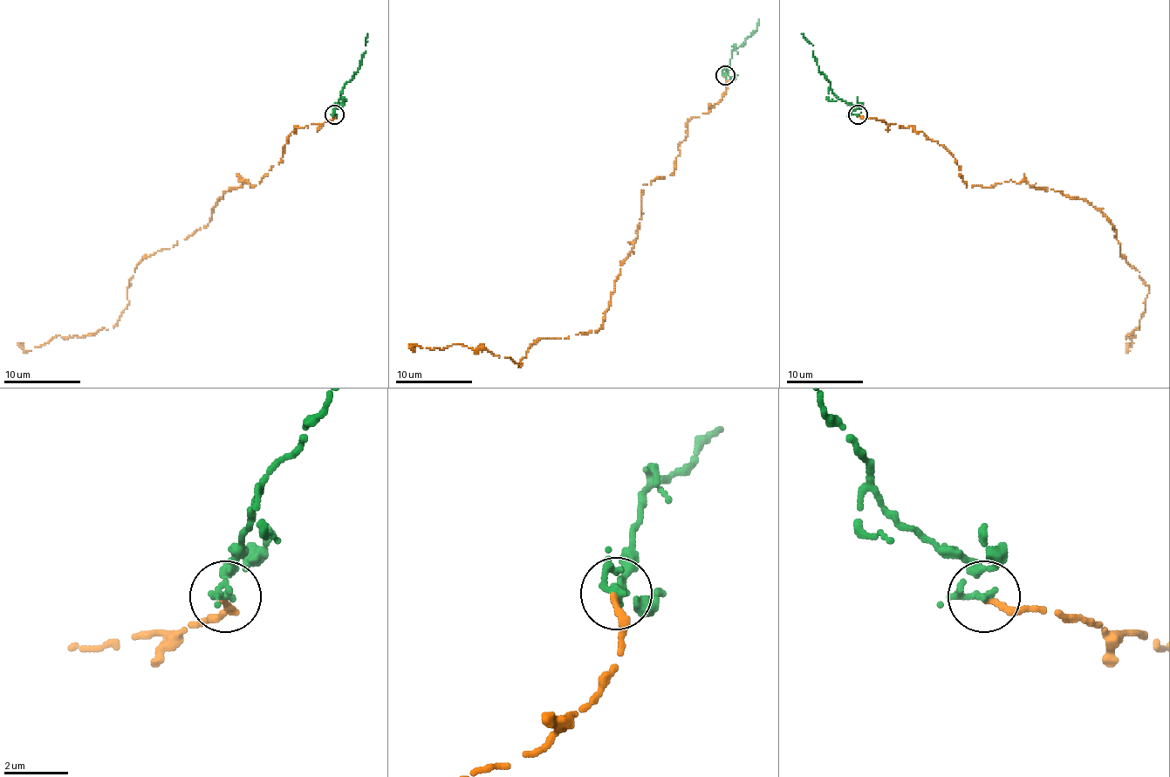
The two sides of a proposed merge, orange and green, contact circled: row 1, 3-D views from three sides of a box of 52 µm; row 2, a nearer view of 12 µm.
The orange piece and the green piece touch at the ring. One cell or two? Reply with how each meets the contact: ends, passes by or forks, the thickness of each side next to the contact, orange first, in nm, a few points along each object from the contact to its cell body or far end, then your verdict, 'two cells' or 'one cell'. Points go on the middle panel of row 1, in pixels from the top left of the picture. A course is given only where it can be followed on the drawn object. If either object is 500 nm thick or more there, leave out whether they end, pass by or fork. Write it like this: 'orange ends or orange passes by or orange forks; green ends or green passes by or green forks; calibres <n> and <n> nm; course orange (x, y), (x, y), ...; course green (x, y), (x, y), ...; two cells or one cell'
orange ends; green ends; calibres 240 and 260 nm; course orange (726, 77), (673, 171), (643, 184), (595, 333), (542, 338), (518, 367), (409, 344); course green (726, 75), (721, 71), (728, 69), (731, 51), (756, 30), (758, 19); one cell

